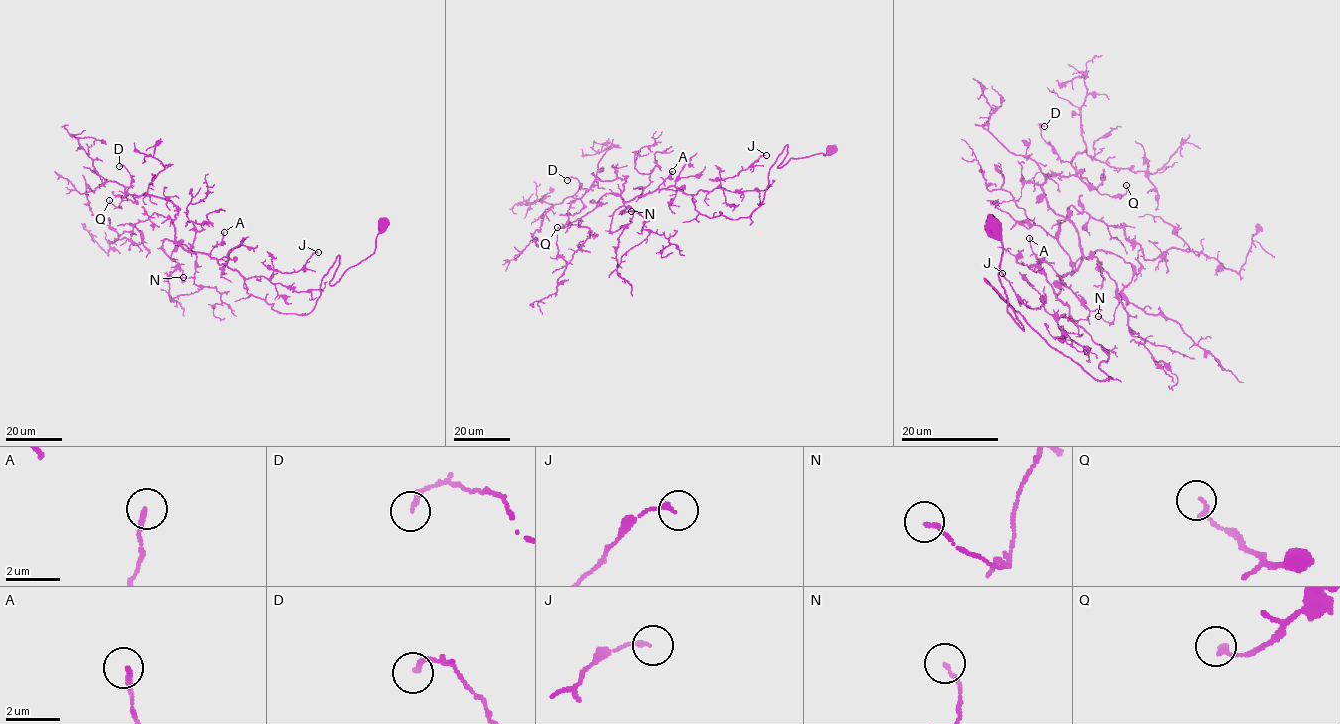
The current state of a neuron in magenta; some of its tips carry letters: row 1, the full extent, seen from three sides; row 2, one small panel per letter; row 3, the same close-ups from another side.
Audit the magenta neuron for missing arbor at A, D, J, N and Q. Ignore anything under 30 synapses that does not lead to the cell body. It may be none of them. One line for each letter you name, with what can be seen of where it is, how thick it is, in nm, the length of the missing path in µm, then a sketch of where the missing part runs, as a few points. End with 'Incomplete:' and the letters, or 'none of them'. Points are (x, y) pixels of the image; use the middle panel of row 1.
Incomplete: none of them

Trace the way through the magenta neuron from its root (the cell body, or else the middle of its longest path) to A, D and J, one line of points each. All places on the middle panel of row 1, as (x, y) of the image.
A: (832, 151), (777, 167), (786, 145), (763, 201), (735, 219), (700, 214), (673, 185), (658, 189), (672, 171)
D: (832, 151), (777, 167), (786, 145), (735, 219), (673, 185), (624, 202), (624, 180), (579, 198), (567, 180)
J: (832, 151), (777, 167), (786, 145), (748, 217), (695, 209), (700, 190), (766, 155)

